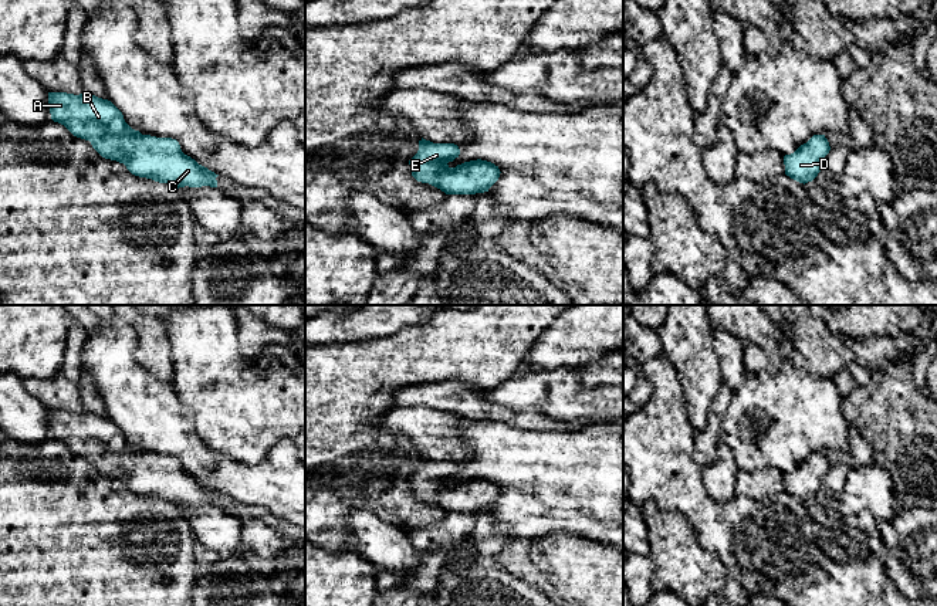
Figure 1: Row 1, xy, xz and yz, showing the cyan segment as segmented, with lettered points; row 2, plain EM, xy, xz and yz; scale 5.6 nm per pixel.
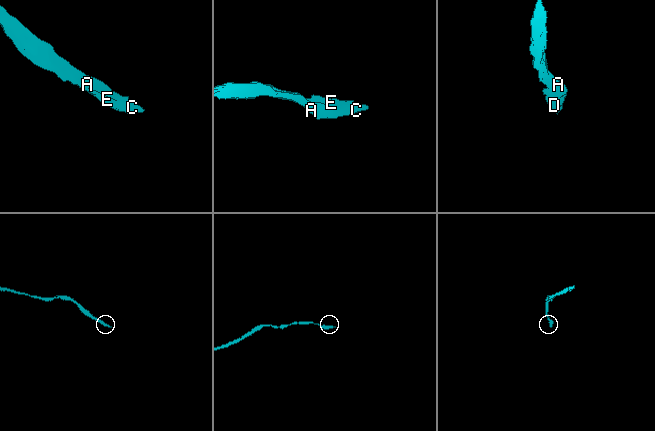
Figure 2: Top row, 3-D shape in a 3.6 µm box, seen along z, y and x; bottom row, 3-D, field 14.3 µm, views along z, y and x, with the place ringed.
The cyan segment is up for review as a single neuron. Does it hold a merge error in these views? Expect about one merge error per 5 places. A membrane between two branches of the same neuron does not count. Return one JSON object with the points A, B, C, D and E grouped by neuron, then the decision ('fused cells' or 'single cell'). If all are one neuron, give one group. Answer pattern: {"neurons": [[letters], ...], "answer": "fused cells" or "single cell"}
{"neurons": [["A", "B", "C", "D", "E"]], "answer": "single cell"}

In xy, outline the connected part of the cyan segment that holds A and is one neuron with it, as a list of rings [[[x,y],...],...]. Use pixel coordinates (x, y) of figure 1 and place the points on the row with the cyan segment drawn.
[[[48,92],[48,108],[54,122],[64,125],[74,136],[89,141],[102,158],[124,163],[135,176],[168,183],[177,189],[185,186],[217,187],[219,175],[185,155],[176,139],[142,135],[132,129],[125,122],[122,112],[108,99],[87,92],[80,95]]]

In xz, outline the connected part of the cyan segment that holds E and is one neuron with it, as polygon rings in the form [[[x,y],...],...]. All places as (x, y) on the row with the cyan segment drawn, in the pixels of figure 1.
[[[422,138],[417,153],[409,160],[412,176],[417,182],[429,183],[446,194],[488,192],[500,177],[498,166],[477,159],[450,167],[447,163],[459,155],[460,149],[454,143],[433,143]]]

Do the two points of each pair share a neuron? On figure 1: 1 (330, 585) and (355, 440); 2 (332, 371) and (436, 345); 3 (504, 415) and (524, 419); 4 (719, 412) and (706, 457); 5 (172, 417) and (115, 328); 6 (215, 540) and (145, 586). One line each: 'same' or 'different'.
1: different
2: same
3: same
4: same
5: same
6: different

